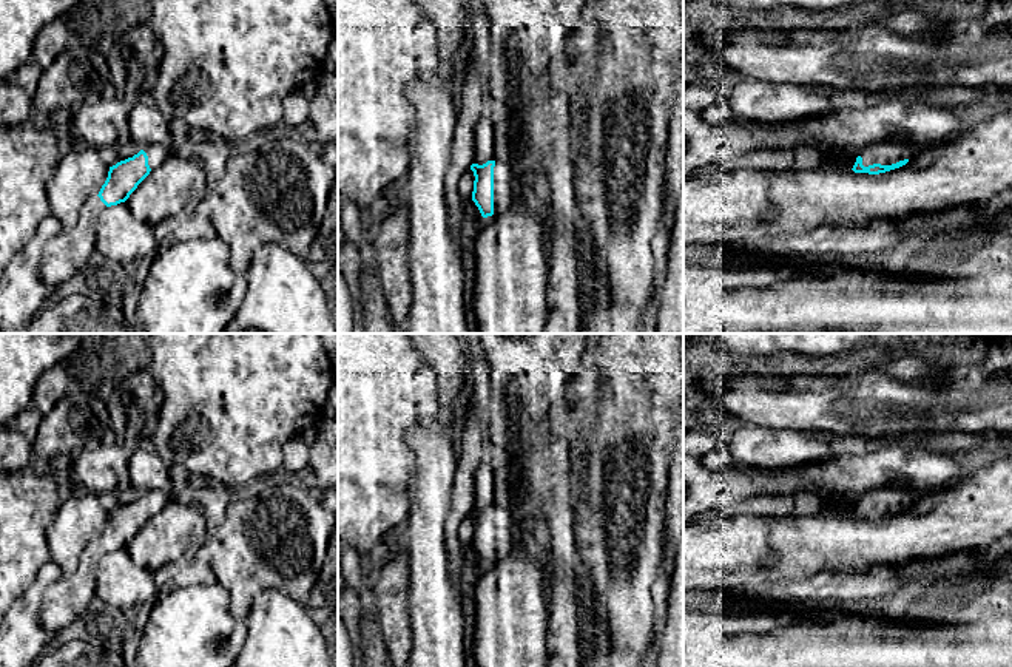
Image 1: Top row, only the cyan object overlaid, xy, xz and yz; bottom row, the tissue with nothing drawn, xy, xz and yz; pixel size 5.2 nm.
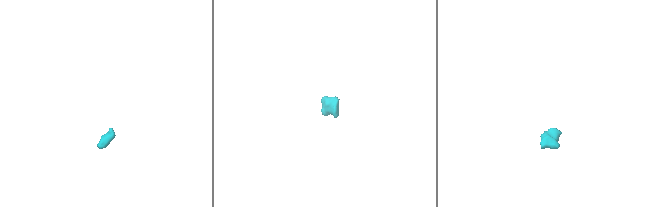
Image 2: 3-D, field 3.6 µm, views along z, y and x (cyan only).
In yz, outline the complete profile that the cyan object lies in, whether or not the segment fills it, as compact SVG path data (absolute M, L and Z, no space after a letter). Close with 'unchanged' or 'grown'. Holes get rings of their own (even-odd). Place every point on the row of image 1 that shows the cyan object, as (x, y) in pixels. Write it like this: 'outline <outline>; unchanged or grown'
outline M887 139L859 151L853 165L855 173L879 174L906 165L915 148L906 141Z; grown

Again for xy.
outline M147 145L133 157L110 167L99 195L89 198L80 208L77 224L71 230L62 230L43 245L39 269L42 283L56 290L82 270L96 250L97 224L102 212L125 202L150 171L171 153L171 147Z; grown

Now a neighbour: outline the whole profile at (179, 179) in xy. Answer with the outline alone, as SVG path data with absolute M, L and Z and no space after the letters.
M187 151L168 154L125 201L131 215L151 227L177 215L205 191L205 171Z

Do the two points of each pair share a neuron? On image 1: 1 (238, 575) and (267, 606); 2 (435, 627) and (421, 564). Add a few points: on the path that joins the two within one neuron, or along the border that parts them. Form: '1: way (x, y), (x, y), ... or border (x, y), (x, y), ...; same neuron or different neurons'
1: border (292, 598), (276, 590), (259, 590), (244, 621); different neurons
2: way (435, 612), (431, 579); same neuron

